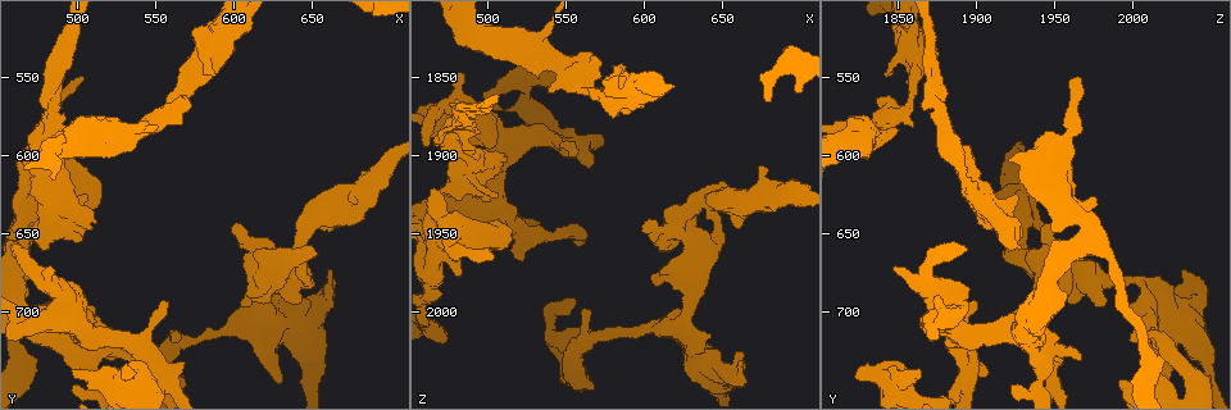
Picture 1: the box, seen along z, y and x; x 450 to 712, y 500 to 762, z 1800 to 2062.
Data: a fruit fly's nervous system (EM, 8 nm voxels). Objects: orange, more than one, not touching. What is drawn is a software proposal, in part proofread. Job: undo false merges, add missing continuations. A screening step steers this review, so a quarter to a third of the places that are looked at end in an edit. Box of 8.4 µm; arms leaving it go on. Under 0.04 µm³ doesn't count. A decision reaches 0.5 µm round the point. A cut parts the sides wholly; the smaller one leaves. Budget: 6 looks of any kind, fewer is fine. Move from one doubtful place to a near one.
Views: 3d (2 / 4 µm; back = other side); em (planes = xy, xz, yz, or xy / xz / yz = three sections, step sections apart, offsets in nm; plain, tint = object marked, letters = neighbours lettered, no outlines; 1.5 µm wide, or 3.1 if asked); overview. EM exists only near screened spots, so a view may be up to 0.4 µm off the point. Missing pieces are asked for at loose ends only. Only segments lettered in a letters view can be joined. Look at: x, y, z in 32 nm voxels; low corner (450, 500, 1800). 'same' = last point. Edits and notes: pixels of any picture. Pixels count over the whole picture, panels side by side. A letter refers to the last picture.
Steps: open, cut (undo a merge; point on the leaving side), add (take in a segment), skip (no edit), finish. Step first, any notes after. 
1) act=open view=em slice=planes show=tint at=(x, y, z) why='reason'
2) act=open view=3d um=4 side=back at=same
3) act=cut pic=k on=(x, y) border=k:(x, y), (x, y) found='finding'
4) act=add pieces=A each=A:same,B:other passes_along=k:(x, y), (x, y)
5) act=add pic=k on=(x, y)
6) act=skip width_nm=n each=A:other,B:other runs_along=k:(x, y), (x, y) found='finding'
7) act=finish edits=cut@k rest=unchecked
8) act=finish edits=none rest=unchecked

act=open view=em slice=yz step=4 show=tint at=(498, 738, 1864) why='branch stops here'

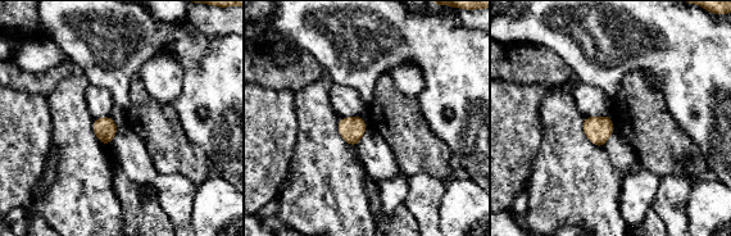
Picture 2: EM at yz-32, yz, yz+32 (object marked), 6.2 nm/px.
act=open view=em slice=yz step=4 show=letters at=same

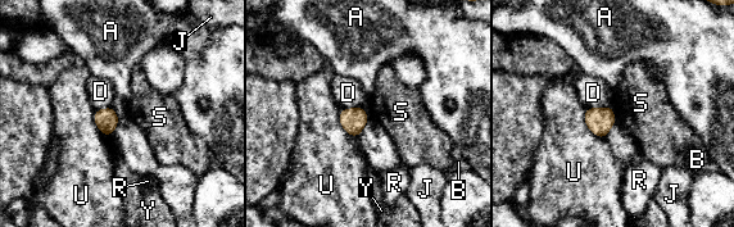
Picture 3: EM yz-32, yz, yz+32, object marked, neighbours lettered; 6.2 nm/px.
act=skip longest_contact=U:240nm each=A:other,B:other,D:other,J:other,R:other,S:other,U:other,Y:other border=3:(112, 107), (119, 118) found='none of them fits'

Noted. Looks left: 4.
act=open view=em slice=planes show=letters at=(500, 652, 1926) why='an open end'

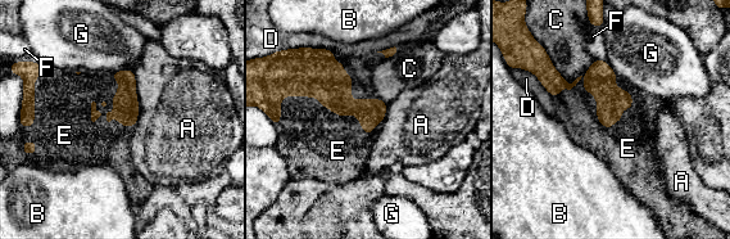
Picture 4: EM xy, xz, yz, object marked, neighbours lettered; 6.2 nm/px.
act=add pic=4 on=(576, 109) each=A:other,B:other,C:other,D:other,E:same,F:other,G:other passes_along=4:(599, 77), (597, 104), (576, 109) found='it goes on there'

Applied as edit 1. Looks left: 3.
act=open view=overview why='redraw'

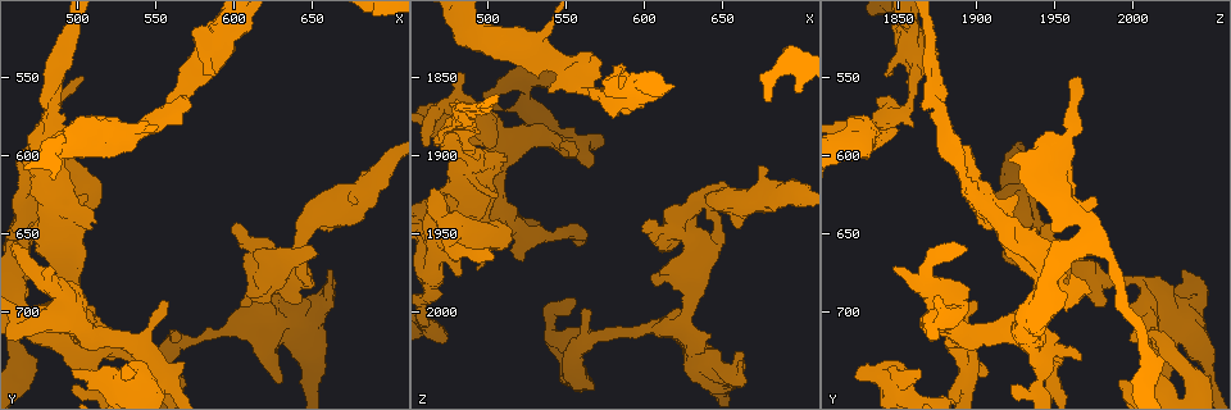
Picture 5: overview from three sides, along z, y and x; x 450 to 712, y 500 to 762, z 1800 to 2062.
act=open view=3d um=2 at=(486, 672, 1848) why='an open end'

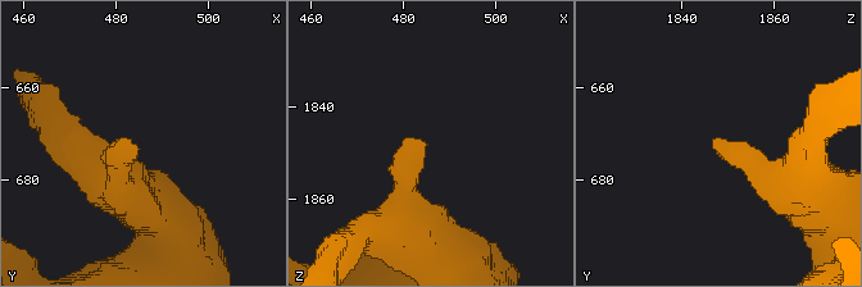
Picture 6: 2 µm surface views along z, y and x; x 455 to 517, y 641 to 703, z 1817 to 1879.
act=open view=em slice=planes show=letters at=(484, 672, 1847) why='now the EM'

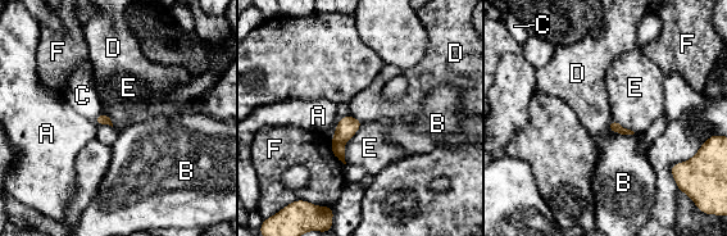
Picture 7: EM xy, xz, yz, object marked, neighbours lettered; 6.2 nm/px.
act=skip each=A:other,B:other,C:other,D:other,E:other,F:other border=7:(103, 110), (113, 126) found='no lettered segment goes on from it'

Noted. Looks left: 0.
act=finish edits=add@4 rest=unchecked

